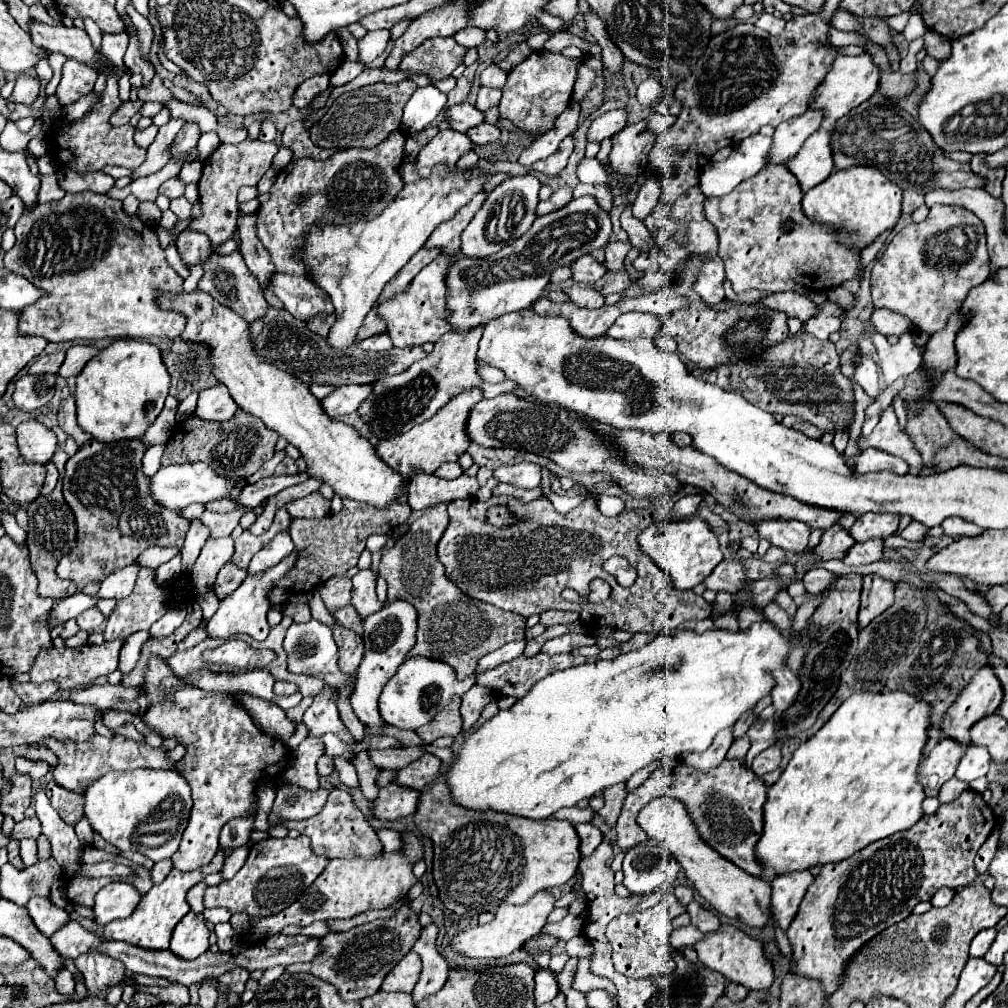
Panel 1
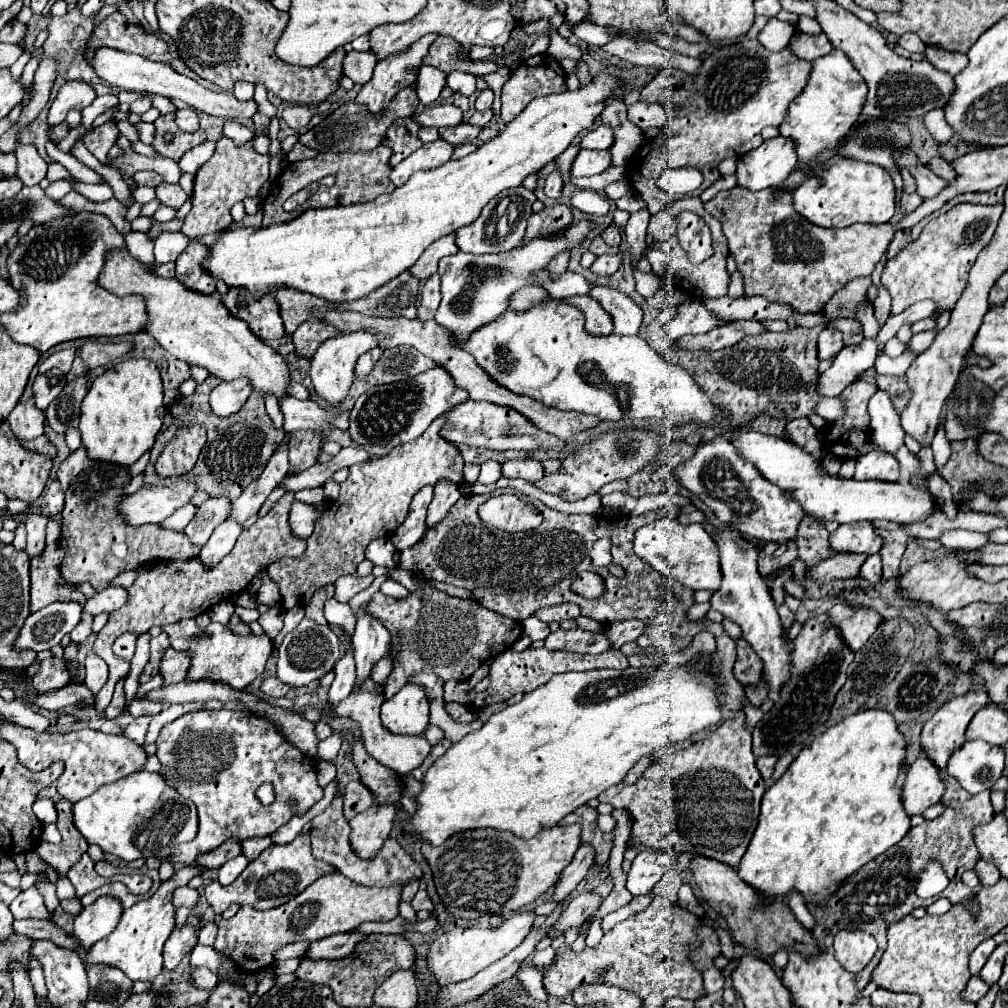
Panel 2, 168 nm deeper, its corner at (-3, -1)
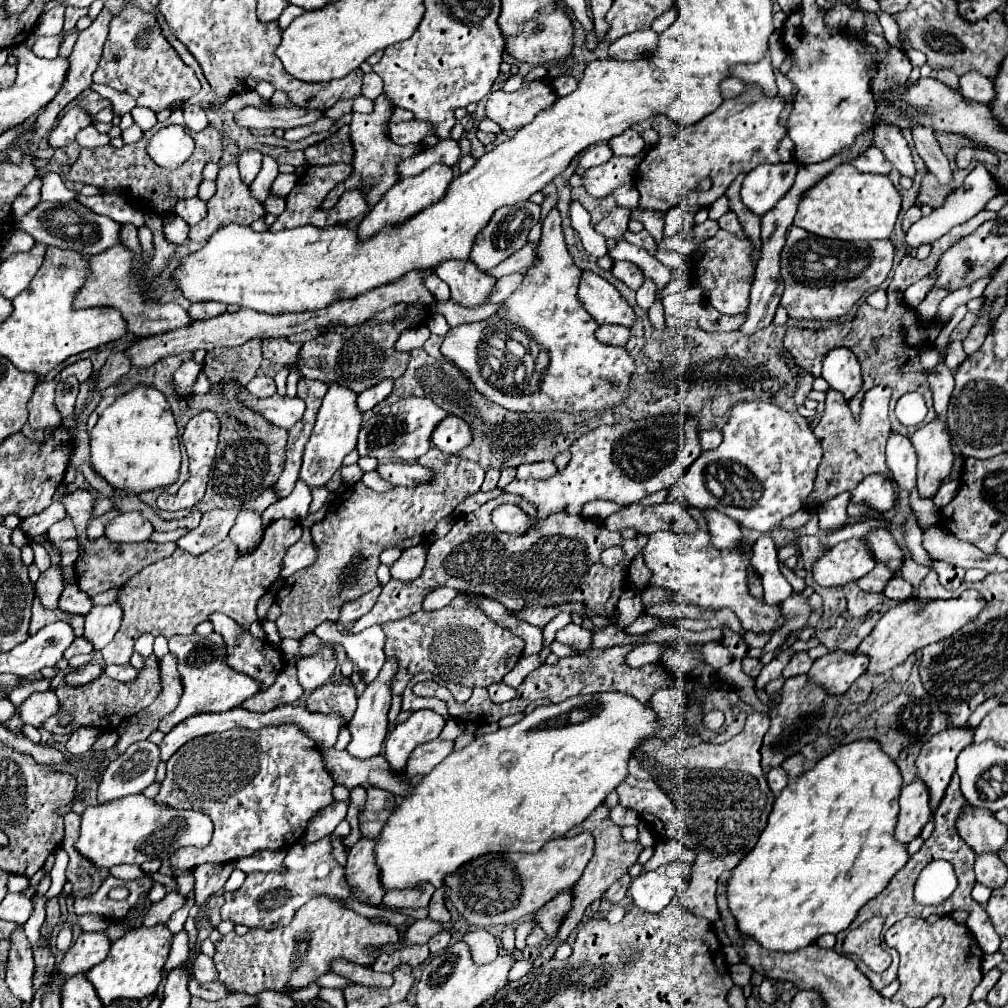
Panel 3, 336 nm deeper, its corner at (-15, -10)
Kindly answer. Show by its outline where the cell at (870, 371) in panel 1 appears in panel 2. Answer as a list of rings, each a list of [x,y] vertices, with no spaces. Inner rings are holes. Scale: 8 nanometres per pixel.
[[[879,390],[869,402],[869,414],[871,414],[871,442],[887,452],[895,454],[905,444],[905,432],[899,424],[899,414],[891,406],[891,400],[887,392]]]

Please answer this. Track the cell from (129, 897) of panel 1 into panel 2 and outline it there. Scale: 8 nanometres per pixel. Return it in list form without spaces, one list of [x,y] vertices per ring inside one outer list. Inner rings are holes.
[[[99,898],[95,904],[87,906],[73,922],[71,936],[77,938],[79,946],[89,950],[95,942],[111,934],[121,918],[123,908],[119,900],[113,898]]]

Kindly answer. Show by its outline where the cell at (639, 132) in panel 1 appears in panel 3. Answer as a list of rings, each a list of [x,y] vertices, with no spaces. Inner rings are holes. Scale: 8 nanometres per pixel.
[[[627,129],[625,133],[613,137],[609,141],[609,147],[615,155],[629,155],[629,157],[637,157],[645,153],[645,143],[643,137],[635,131],[635,129]]]

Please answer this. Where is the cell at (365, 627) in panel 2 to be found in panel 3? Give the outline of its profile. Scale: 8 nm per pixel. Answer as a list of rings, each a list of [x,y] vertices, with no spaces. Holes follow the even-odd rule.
[[[385,659],[385,665],[381,667],[375,681],[367,683],[365,691],[359,695],[357,711],[347,725],[347,729],[351,731],[351,743],[347,745],[349,755],[355,755],[359,759],[379,755],[381,745],[383,745],[385,735],[387,735],[387,725],[389,725],[387,711],[389,711],[389,705],[391,705],[391,679],[395,679],[395,671],[397,671],[397,659]]]

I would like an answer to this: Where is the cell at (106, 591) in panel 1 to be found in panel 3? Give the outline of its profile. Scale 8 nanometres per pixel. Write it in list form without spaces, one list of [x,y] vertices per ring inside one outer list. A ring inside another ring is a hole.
[[[117,603],[97,605],[85,615],[85,637],[99,651],[103,649],[119,631],[123,619],[123,611]]]

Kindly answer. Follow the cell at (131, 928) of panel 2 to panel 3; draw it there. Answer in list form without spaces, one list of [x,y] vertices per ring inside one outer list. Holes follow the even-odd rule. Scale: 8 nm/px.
[[[165,923],[153,927],[137,927],[119,937],[115,945],[111,945],[107,959],[87,971],[87,979],[93,983],[103,1005],[109,1005],[115,999],[143,999],[153,995],[161,983],[163,967],[171,951],[173,937],[175,935]]]

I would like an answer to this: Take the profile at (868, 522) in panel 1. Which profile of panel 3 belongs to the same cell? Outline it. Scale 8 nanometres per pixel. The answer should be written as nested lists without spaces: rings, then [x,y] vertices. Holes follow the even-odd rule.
[[[847,539],[817,559],[813,565],[813,575],[815,581],[823,587],[839,587],[849,581],[857,581],[873,567],[875,555],[871,555],[867,541]]]

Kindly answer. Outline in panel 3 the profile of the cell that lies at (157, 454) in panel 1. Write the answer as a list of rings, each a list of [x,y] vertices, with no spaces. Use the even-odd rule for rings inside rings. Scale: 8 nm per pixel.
[[[111,509],[109,513],[105,513],[105,515],[97,517],[97,519],[93,519],[93,521],[89,523],[89,529],[87,529],[89,539],[97,539],[97,537],[101,537],[101,535],[103,535],[103,527],[105,527],[105,523],[107,523],[107,521],[111,521],[111,519],[115,519],[119,513],[121,513],[121,511]]]

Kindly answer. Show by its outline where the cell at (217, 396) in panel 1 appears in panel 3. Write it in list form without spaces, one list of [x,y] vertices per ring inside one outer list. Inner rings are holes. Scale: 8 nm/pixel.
[[[257,375],[257,377],[247,385],[247,391],[249,391],[253,397],[265,399],[265,397],[275,395],[275,383],[273,383],[273,379],[267,377],[267,375]]]

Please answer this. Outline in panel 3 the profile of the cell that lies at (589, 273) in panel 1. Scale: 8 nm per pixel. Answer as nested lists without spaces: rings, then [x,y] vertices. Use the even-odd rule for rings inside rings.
[[[615,261],[613,263],[613,275],[619,279],[619,281],[623,281],[629,289],[639,289],[641,287],[641,281],[643,281],[643,273],[641,273],[641,269],[635,265],[635,263],[631,263],[631,261]]]

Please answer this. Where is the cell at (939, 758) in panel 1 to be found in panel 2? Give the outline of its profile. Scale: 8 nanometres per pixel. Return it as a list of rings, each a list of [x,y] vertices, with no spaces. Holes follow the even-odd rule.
[[[919,756],[909,768],[907,778],[901,788],[903,808],[909,816],[921,814],[925,808],[939,802],[943,796],[941,770],[935,768],[927,756]]]

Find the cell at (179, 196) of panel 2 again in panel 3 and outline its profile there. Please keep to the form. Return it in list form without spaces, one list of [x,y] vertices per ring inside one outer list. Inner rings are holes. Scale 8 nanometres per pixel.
[[[189,197],[189,199],[177,201],[177,205],[175,205],[175,215],[185,219],[189,225],[199,223],[205,217],[205,213],[207,213],[205,201],[199,197]]]

